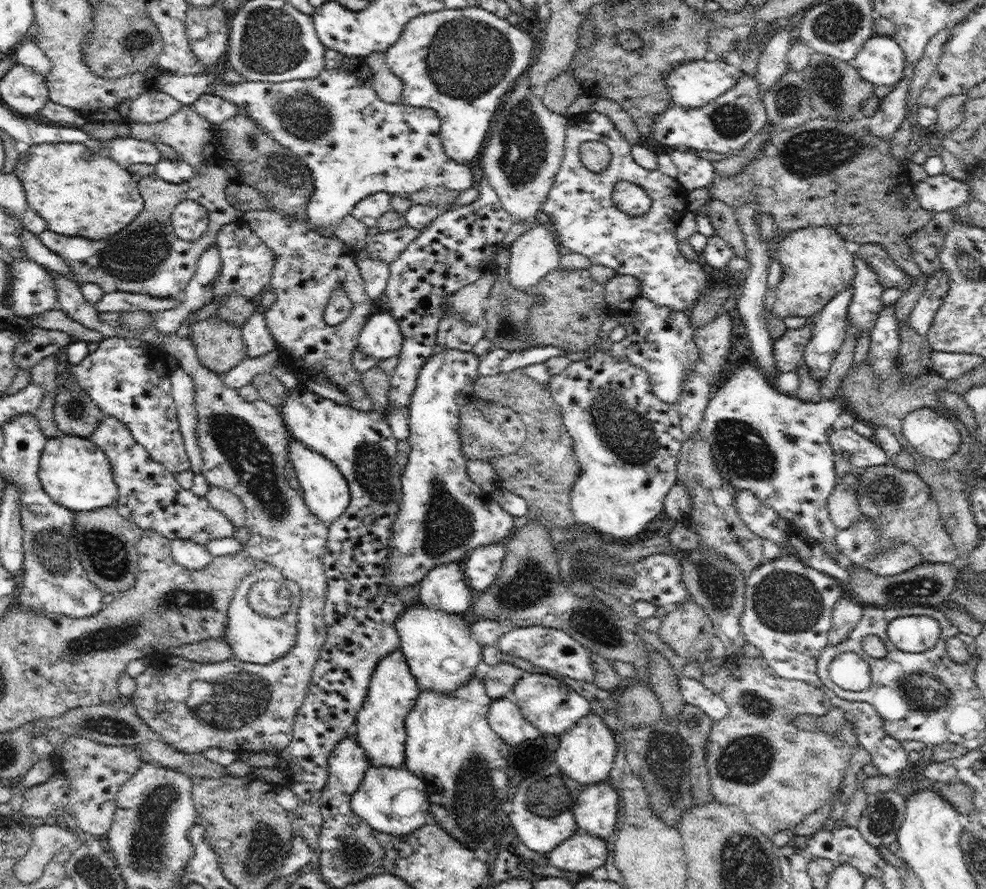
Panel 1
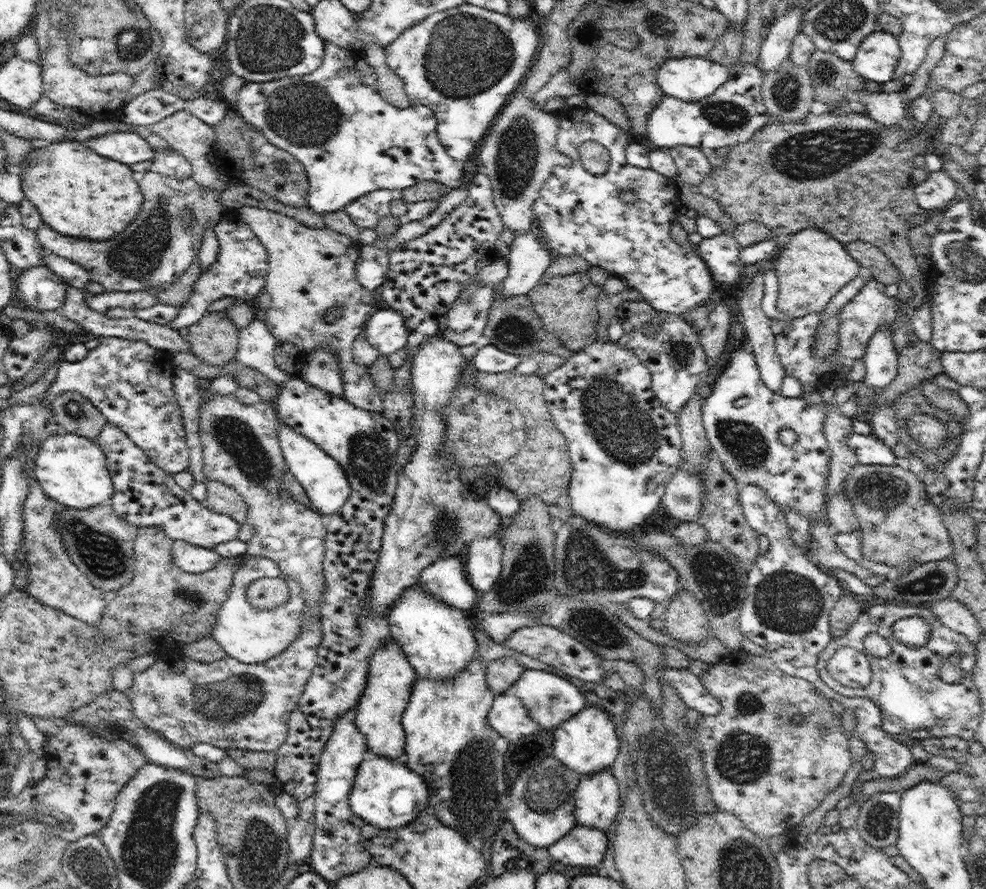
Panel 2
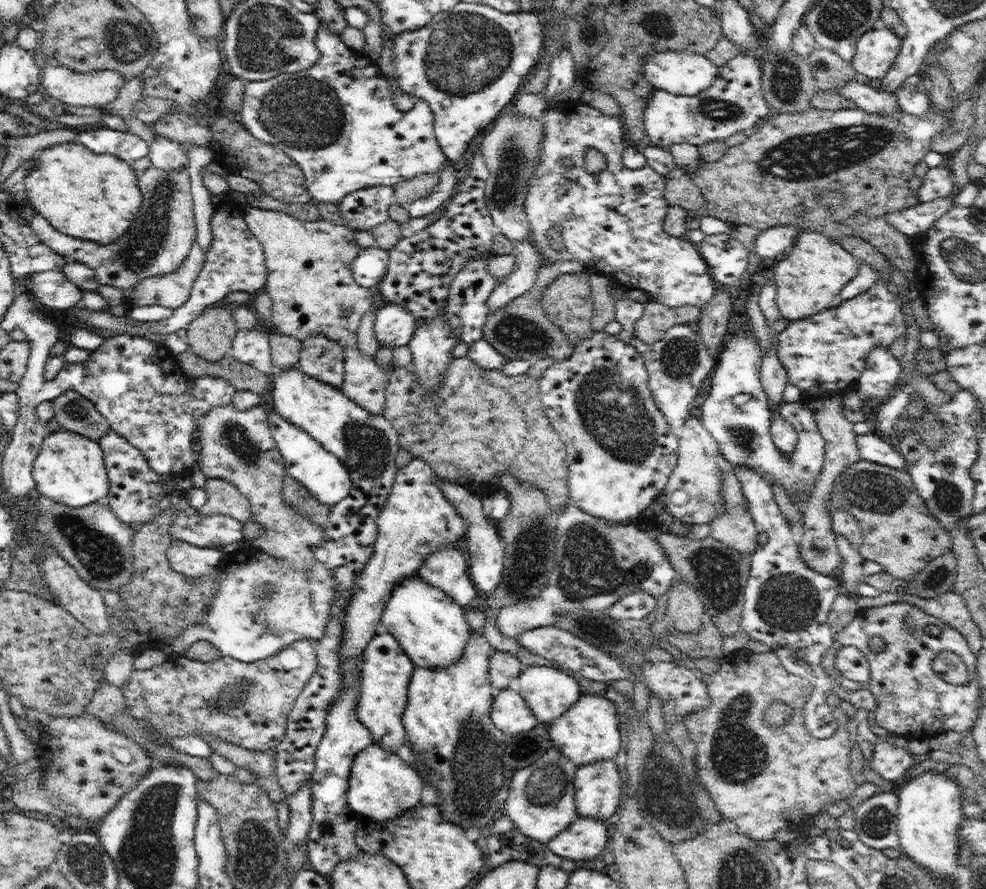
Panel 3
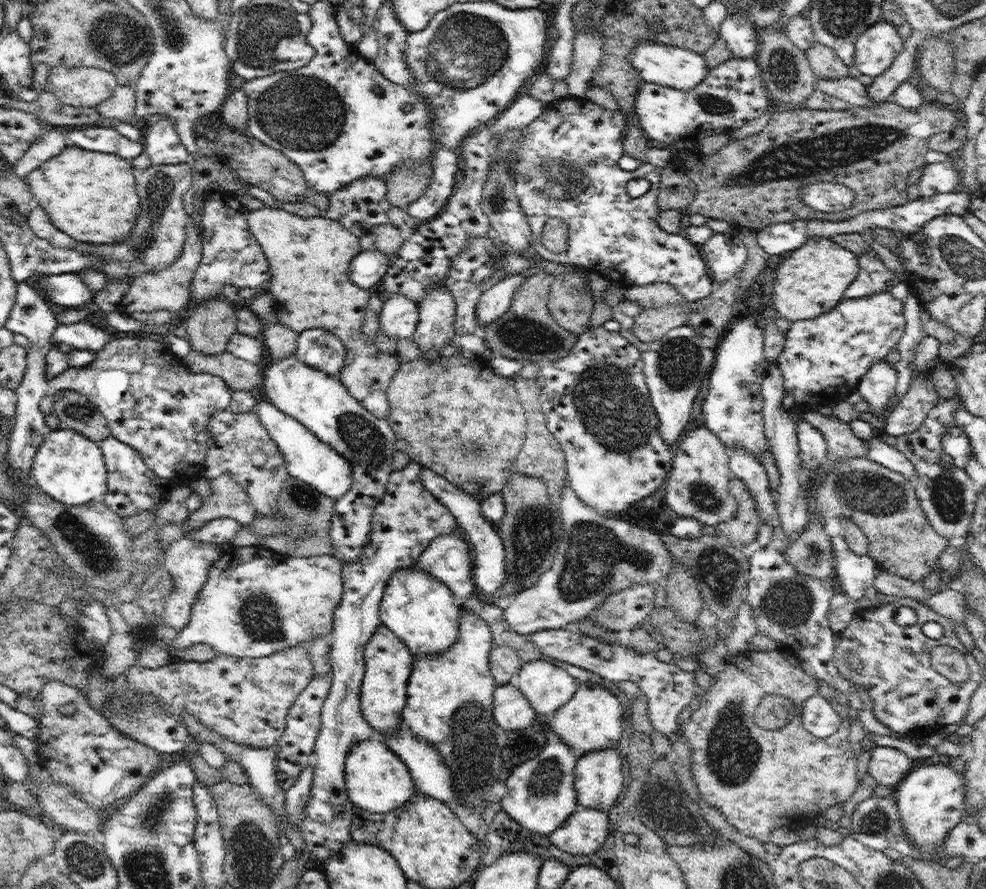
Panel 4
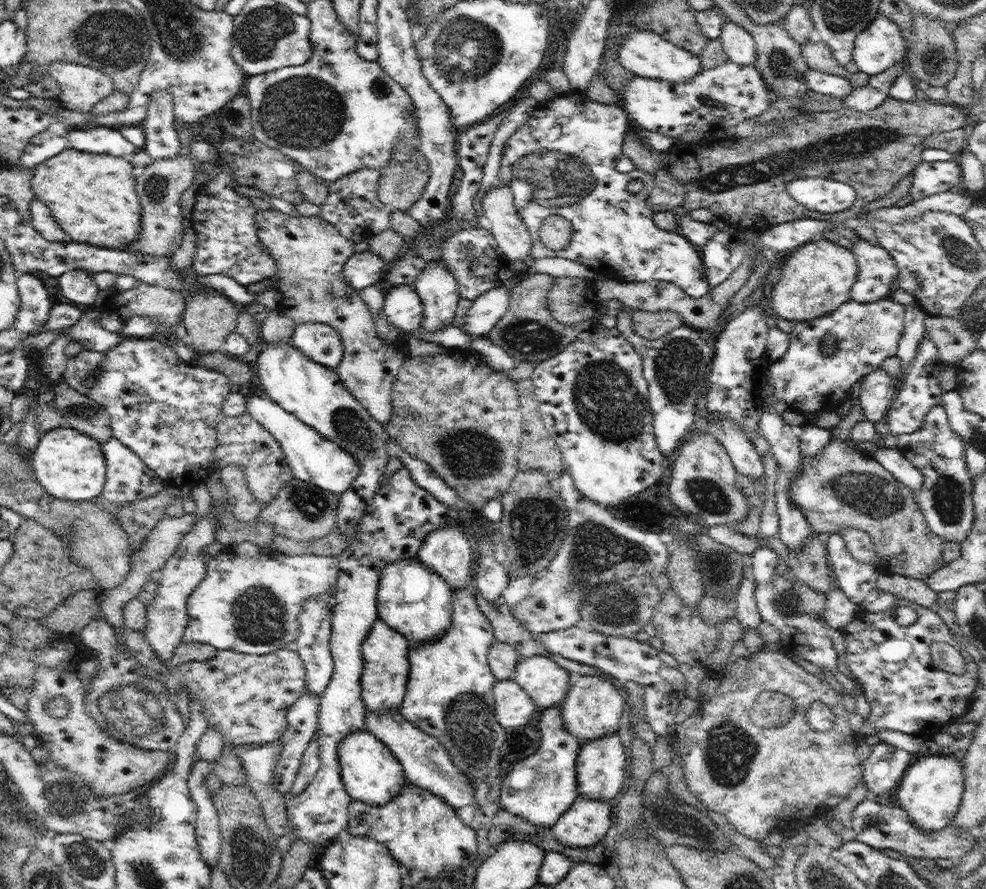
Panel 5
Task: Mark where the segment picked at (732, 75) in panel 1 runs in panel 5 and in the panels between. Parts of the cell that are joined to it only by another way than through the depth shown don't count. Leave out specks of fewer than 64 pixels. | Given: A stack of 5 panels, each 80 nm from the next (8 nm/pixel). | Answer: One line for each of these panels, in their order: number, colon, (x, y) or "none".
2: (692, 78)
3: (681, 72)
4: (666, 65)
5: (648, 55)

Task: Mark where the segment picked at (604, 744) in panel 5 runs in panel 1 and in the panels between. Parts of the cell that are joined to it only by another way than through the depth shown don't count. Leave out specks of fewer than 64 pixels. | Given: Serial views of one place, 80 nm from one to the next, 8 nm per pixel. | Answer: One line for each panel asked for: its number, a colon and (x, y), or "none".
1: (595, 809)
2: (597, 800)
3: (598, 786)
4: (598, 775)

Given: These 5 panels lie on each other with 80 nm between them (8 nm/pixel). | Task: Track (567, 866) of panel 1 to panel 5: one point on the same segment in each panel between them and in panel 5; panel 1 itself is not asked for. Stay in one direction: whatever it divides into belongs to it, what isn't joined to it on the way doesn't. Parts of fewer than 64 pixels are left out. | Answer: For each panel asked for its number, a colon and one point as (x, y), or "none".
2: (582, 846)
3: (584, 839)
4: (584, 832)
5: (586, 823)

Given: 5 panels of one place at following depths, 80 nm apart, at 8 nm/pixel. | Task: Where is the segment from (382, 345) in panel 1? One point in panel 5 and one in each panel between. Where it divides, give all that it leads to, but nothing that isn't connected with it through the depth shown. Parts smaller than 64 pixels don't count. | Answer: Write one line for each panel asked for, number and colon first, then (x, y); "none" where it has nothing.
2: (386, 331)
3: (394, 325)
4: (399, 316)
5: (403, 308)

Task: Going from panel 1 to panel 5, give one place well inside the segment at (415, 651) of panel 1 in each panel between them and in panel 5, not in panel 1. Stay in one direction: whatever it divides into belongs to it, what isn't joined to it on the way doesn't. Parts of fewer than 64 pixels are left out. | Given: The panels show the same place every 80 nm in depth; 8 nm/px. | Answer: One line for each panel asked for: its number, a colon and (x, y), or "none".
2: (439, 641)
3: (432, 629)
4: (422, 611)
5: (412, 599)

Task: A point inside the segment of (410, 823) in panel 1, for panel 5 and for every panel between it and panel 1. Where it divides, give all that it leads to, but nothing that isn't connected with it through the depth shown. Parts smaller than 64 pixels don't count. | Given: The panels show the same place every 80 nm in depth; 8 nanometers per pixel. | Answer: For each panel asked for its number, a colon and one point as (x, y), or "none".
2: (387, 794)
3: (382, 786)
4: (377, 780)
5: (370, 773)

